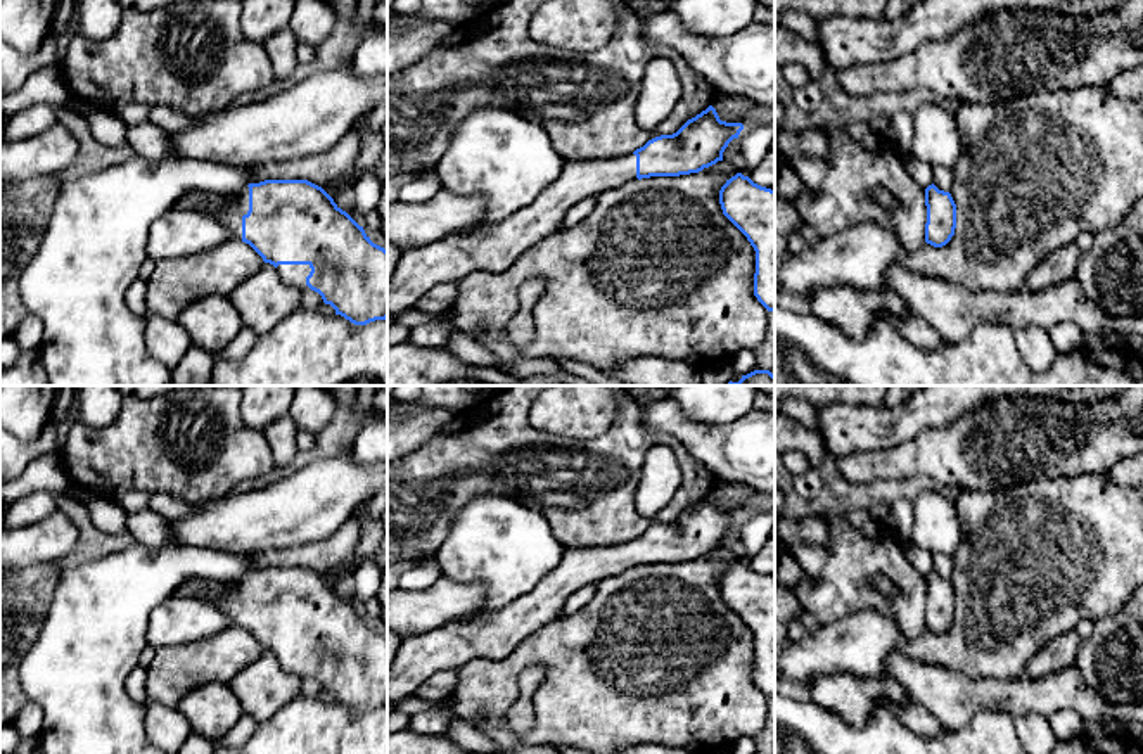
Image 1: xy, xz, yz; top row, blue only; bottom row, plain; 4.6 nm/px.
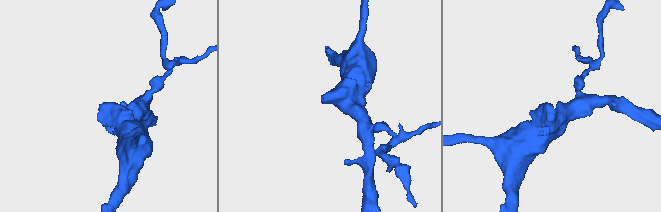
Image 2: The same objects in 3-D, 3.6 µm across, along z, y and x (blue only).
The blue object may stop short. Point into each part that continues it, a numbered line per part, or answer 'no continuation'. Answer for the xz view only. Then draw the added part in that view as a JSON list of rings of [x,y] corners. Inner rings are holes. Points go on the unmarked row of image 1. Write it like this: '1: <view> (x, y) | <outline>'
1: xz (495, 635) | [[[635,541],[569,548],[552,572],[505,607],[403,640],[387,671],[387,702],[413,695],[432,674],[457,671],[472,659],[507,659],[543,624],[560,617],[574,591],[631,567],[636,567]]]

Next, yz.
no continuation

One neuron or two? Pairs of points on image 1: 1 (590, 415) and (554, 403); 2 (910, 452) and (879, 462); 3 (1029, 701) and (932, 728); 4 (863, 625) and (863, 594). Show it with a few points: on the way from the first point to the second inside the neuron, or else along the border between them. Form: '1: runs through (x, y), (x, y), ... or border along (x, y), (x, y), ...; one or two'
1: runs through (581, 407), (562, 407); one
2: runs through (903, 459), (900, 462), (886, 462); one
3: border along (913, 699), (945, 728); two
4: border along (825, 625), (855, 613), (879, 611), (900, 630); two

